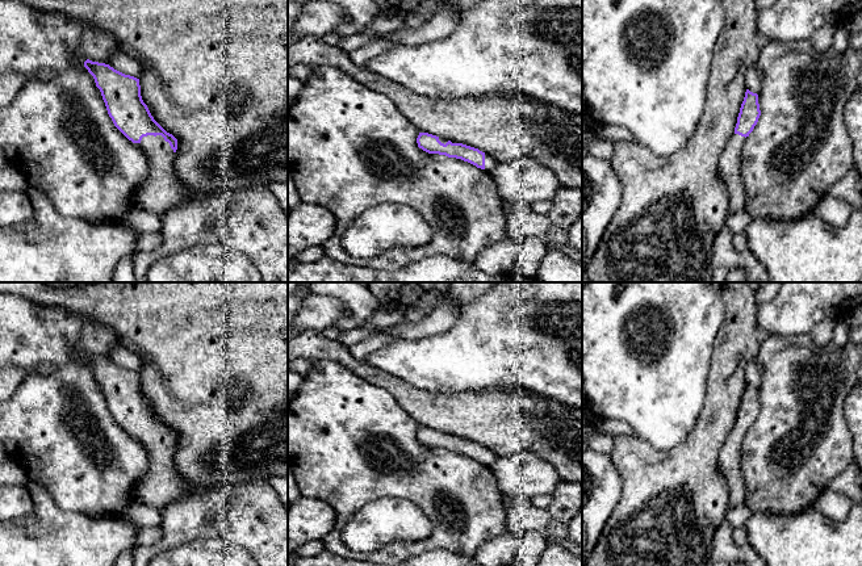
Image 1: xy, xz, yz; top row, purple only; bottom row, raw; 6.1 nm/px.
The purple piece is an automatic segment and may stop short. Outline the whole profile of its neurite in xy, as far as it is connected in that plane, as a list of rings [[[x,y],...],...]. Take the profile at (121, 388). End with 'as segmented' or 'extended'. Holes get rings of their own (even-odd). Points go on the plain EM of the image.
[[[89,353],[84,361],[93,370],[114,420],[147,452],[148,470],[137,483],[134,496],[158,508],[196,496],[175,469],[177,433],[151,410],[141,390],[139,373]]] | extended

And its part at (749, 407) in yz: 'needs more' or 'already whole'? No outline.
needs more

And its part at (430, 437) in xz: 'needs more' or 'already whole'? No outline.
needs more

